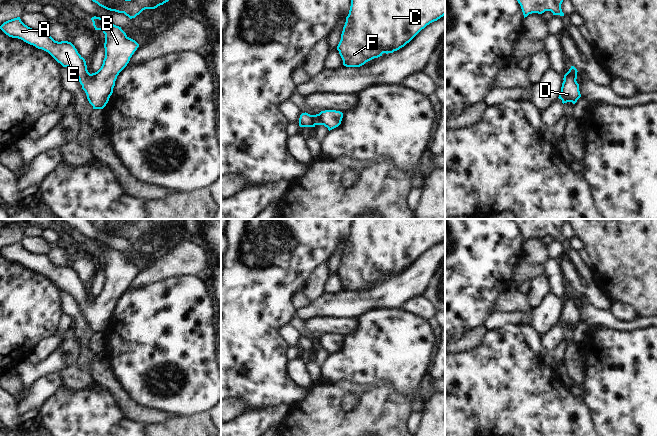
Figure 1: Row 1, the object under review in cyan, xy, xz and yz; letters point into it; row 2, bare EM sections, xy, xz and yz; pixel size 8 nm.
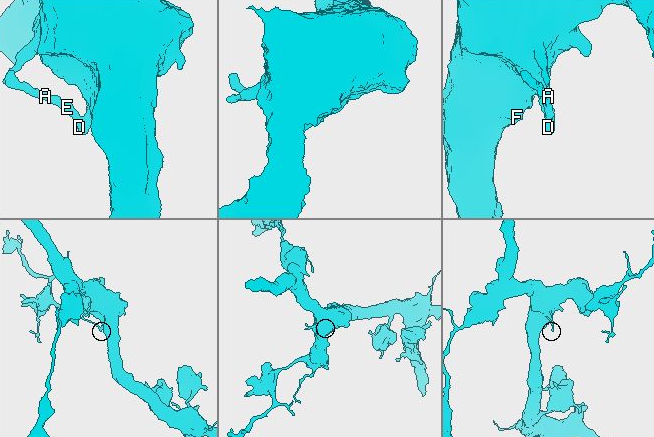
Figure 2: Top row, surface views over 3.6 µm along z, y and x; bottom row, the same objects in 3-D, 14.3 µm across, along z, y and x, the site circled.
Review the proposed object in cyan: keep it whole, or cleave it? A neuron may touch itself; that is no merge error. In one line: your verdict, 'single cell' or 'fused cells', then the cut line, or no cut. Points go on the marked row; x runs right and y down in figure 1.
single cell; no cut

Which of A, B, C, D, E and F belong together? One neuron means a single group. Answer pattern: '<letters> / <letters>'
A B C D E F

